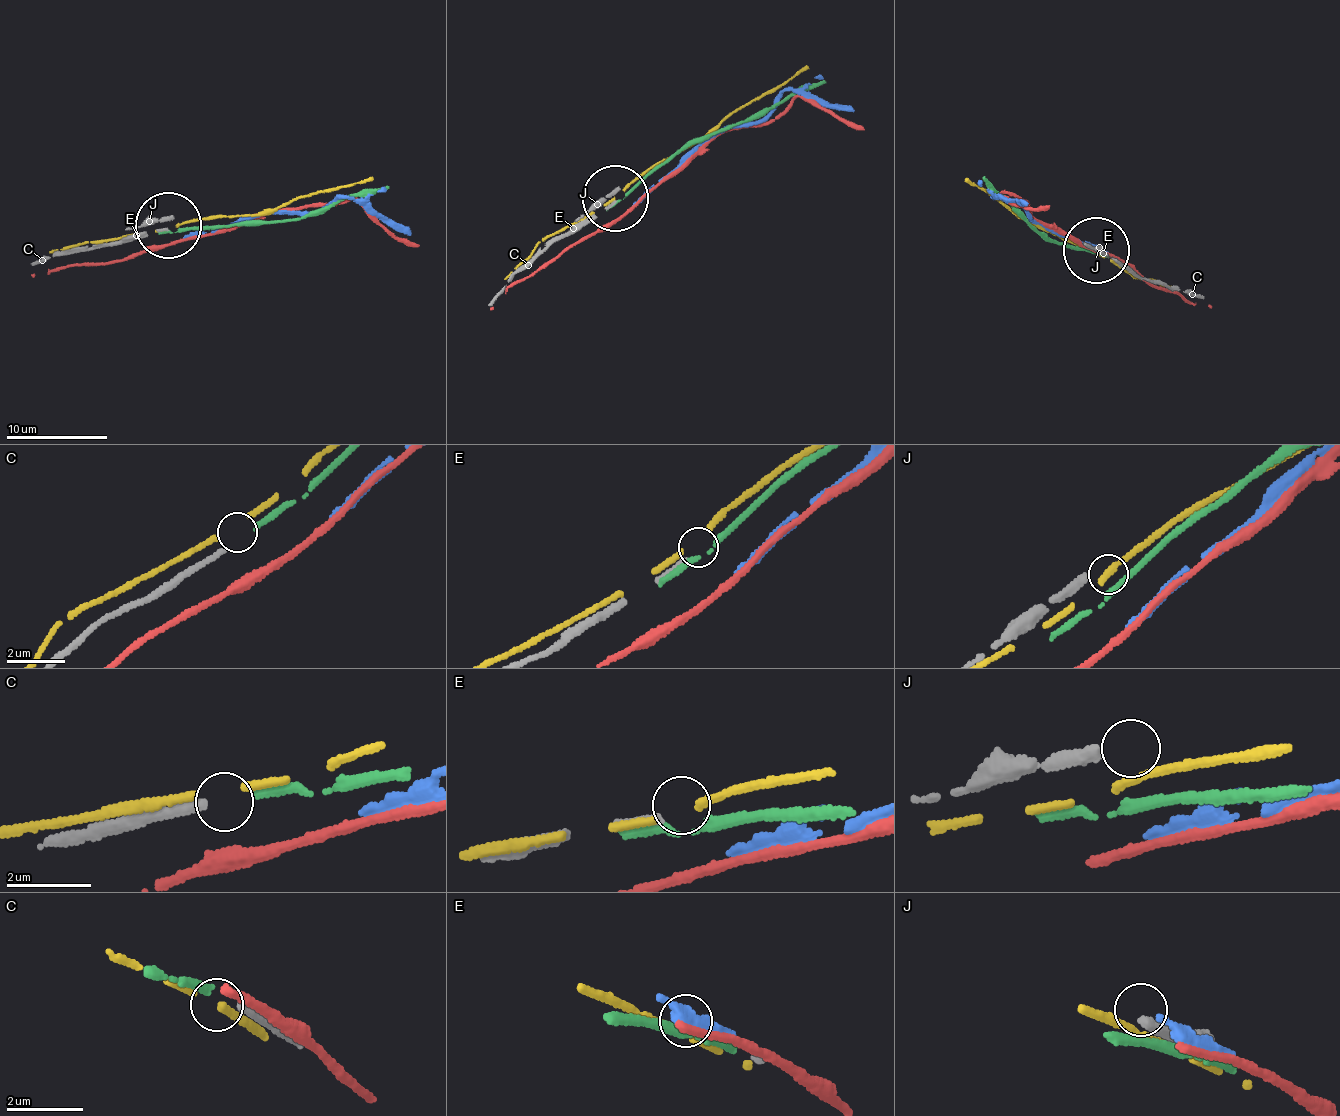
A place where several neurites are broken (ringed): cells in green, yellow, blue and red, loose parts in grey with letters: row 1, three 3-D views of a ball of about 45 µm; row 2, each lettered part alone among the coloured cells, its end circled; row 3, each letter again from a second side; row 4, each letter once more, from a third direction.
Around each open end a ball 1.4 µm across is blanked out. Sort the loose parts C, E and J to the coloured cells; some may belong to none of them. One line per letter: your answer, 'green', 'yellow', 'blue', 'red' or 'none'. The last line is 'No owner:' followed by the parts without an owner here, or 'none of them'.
C: green
E: none
J: none
No owner: E, J

